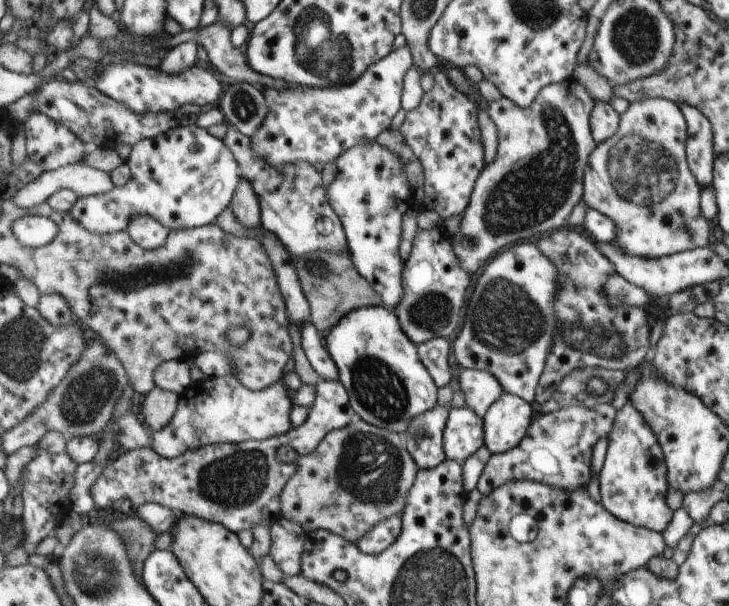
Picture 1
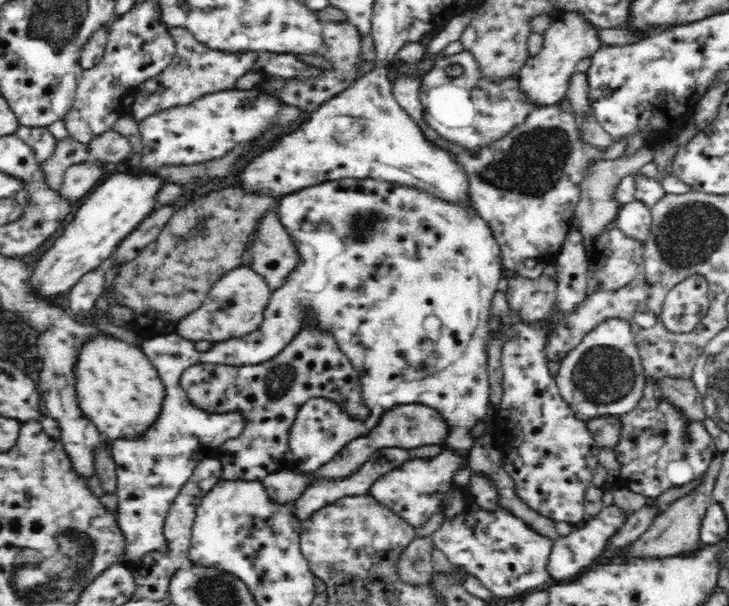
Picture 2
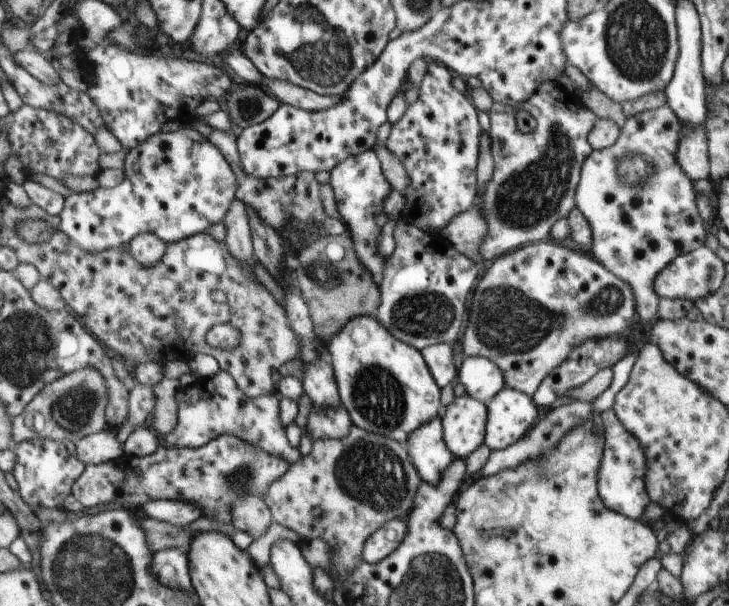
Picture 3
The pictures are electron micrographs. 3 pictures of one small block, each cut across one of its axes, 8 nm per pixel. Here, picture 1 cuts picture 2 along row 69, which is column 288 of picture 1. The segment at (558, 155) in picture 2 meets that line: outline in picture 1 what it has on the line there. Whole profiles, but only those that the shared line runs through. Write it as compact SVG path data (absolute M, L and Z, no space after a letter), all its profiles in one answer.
M235 376L206 377L193 382L185 390L181 398L181 409L178 414L174 414L173 425L155 432L149 448L164 458L173 459L211 444L239 444L282 436L292 428L288 419L290 402L291 392L280 382L264 390L252 391Z

